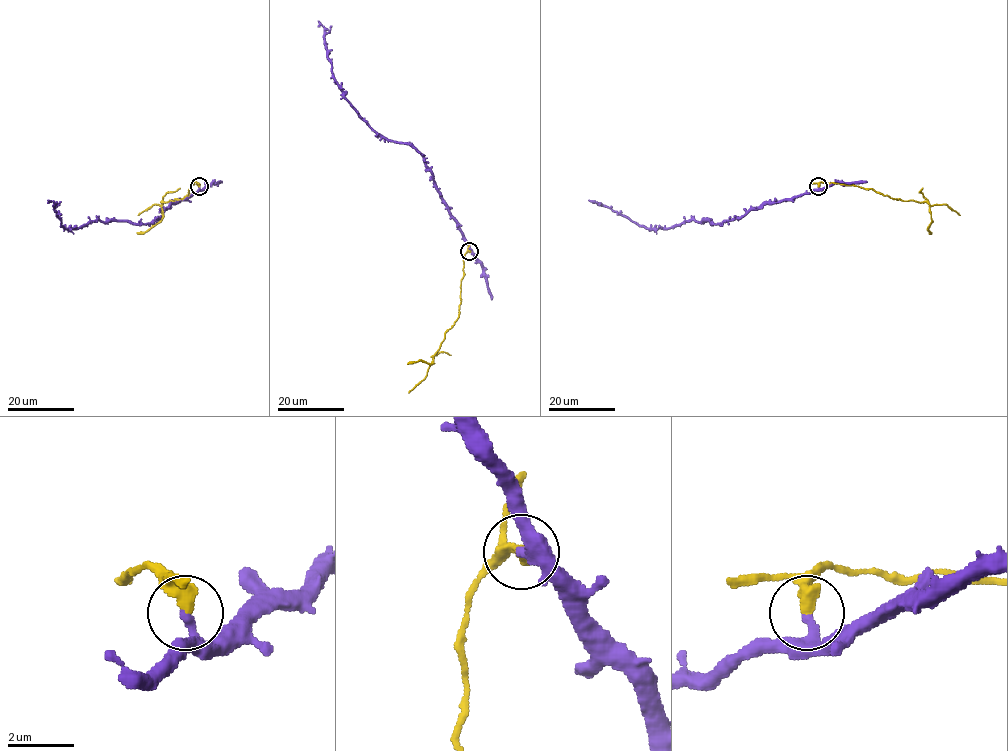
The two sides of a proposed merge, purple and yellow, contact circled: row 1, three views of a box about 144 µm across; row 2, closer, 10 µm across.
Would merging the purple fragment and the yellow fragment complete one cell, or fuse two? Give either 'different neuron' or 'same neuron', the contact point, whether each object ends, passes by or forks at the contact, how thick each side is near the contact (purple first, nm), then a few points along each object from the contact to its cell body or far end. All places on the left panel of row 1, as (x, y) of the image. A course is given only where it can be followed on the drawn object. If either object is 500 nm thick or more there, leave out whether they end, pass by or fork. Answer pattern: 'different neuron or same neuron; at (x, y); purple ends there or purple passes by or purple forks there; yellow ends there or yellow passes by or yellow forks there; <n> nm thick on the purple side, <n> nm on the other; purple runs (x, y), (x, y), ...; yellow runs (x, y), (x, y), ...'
different neuron; at (199, 186); purple ends there; yellow ends there; 280 nm thick on the purple side, 420 nm on the other; purple runs (199, 187), (161, 216), (138, 224), (93, 220), (65, 228), (47, 200); yellow runs (199, 187), (194, 182), (184, 197), (163, 202), (161, 220), (148, 230), (136, 233)

